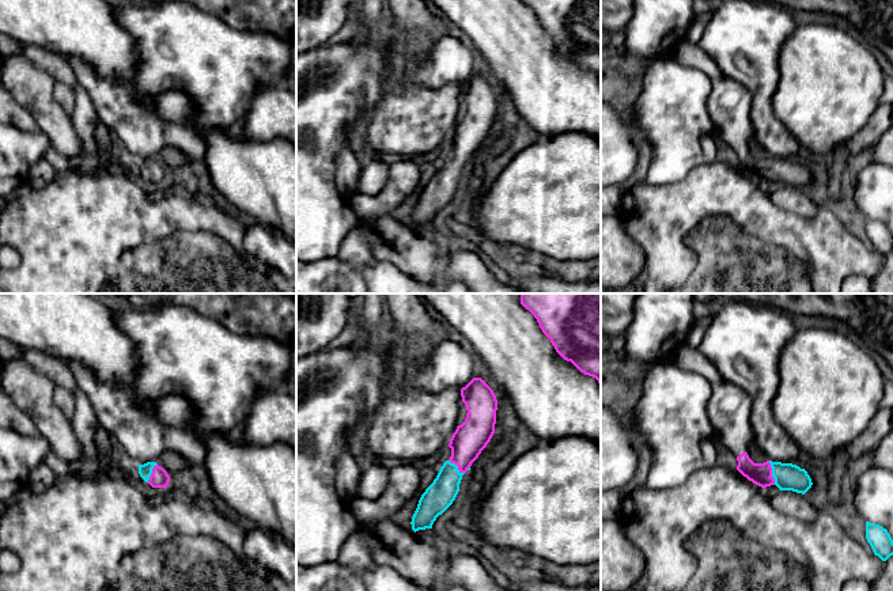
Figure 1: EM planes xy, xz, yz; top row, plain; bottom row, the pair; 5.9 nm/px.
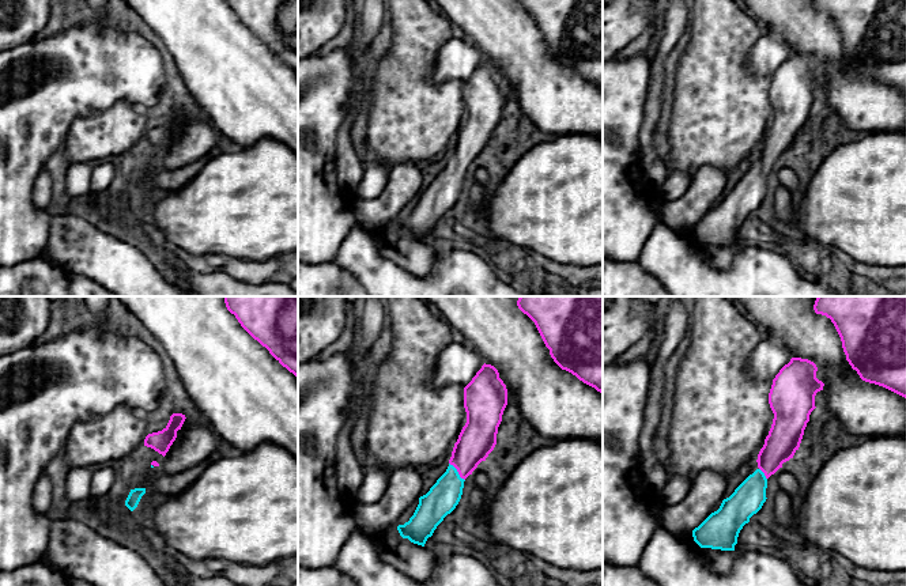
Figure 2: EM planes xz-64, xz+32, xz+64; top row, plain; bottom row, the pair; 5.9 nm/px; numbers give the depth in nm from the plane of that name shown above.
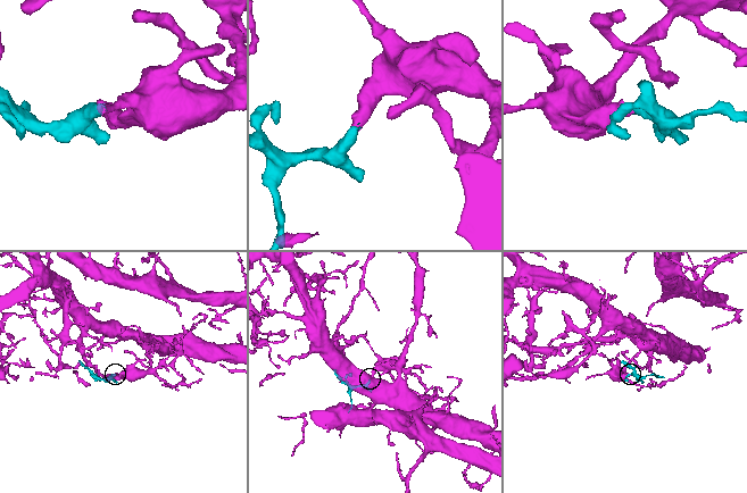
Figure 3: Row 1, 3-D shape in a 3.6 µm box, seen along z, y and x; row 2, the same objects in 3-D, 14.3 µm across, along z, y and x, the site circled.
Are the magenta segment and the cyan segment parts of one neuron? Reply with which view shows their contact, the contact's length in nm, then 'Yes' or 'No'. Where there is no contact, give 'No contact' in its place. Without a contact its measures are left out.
Touches magenta in yz. Shared border 150 nm. Yes

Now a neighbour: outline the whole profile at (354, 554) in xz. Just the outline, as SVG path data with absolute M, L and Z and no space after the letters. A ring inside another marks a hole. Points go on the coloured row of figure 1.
M359 531L345 541L336 561L356 572L366 591L436 591L413 584L393 568L377 564Z

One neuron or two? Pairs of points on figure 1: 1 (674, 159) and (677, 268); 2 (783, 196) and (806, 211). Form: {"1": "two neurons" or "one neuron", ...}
{"1": "two neurons", "2": "one neuron"}

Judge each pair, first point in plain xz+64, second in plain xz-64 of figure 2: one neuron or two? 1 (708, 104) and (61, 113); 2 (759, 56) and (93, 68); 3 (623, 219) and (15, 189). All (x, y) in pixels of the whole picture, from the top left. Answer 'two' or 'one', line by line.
1: two
2: one
3: one

